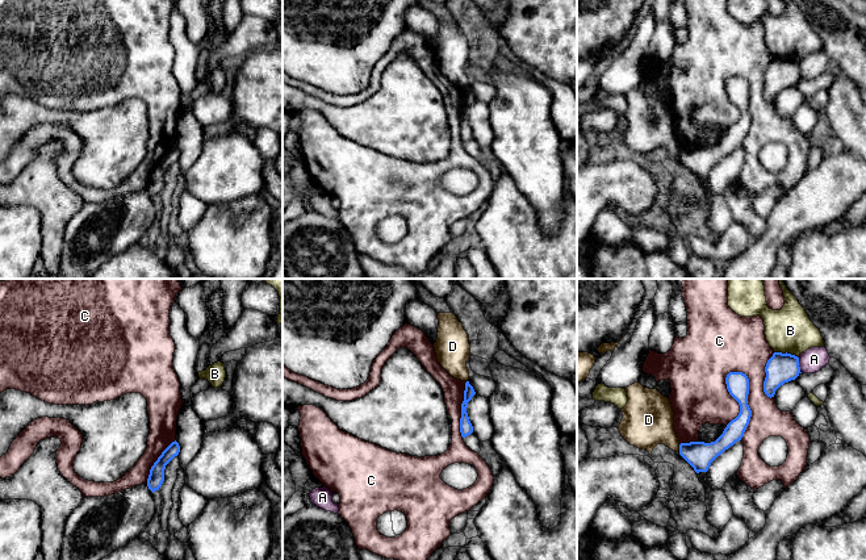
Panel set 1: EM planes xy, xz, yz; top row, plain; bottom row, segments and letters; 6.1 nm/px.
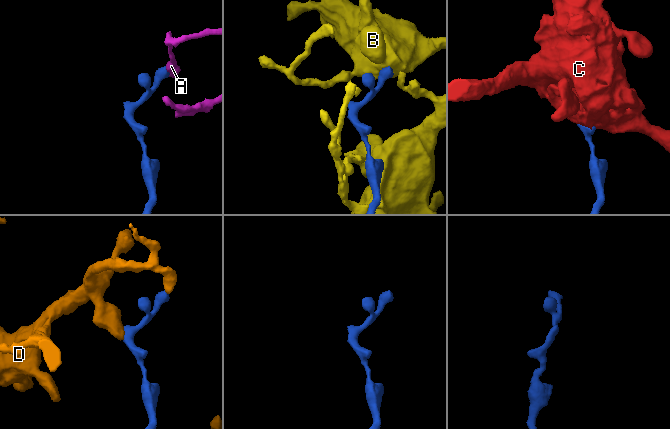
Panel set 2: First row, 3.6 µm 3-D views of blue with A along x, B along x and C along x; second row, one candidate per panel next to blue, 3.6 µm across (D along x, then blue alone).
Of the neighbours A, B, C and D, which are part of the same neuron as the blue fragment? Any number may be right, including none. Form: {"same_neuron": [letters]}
{"same_neuron": []}

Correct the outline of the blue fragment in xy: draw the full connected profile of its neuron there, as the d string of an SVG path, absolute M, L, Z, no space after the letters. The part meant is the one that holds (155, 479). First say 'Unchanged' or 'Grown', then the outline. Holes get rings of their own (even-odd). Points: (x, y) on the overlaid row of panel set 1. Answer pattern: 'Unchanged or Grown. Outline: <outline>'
Unchanged. Outline: M175 440L172 442L158 457L158 460L154 463L154 465L150 469L150 475L147 478L147 486L154 493L155 490L159 490L164 481L164 469L166 465L180 452L180 446Z

